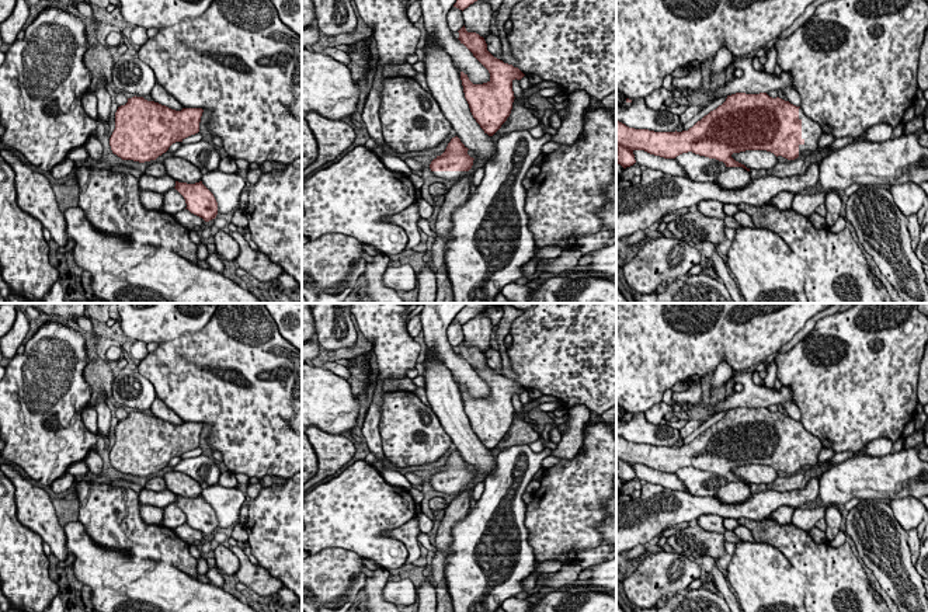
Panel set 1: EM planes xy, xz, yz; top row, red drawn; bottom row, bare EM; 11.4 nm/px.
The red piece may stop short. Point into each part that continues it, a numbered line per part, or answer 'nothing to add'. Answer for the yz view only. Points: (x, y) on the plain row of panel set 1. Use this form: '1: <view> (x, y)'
1: yz (812, 445)

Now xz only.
1: xz (452, 490)

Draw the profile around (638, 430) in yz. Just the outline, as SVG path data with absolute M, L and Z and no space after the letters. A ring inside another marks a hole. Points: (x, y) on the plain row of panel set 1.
M635 413L629 421L616 418L616 435L635 444L675 446L680 442L680 432L668 424L656 425L649 423L644 413Z

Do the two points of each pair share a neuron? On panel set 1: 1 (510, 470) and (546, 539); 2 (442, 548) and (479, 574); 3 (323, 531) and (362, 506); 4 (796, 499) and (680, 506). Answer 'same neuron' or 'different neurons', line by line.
1: different neurons
2: different neurons
3: same neuron
4: same neuron

